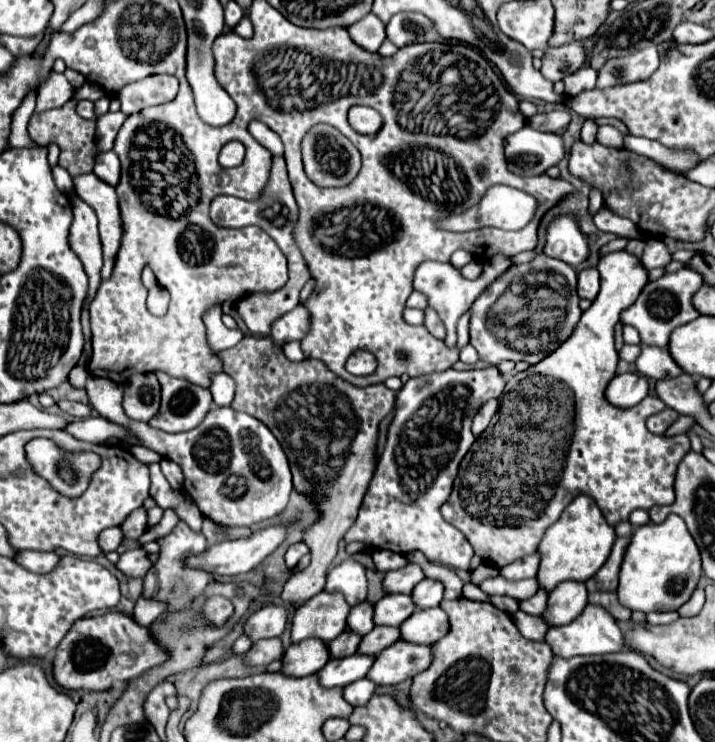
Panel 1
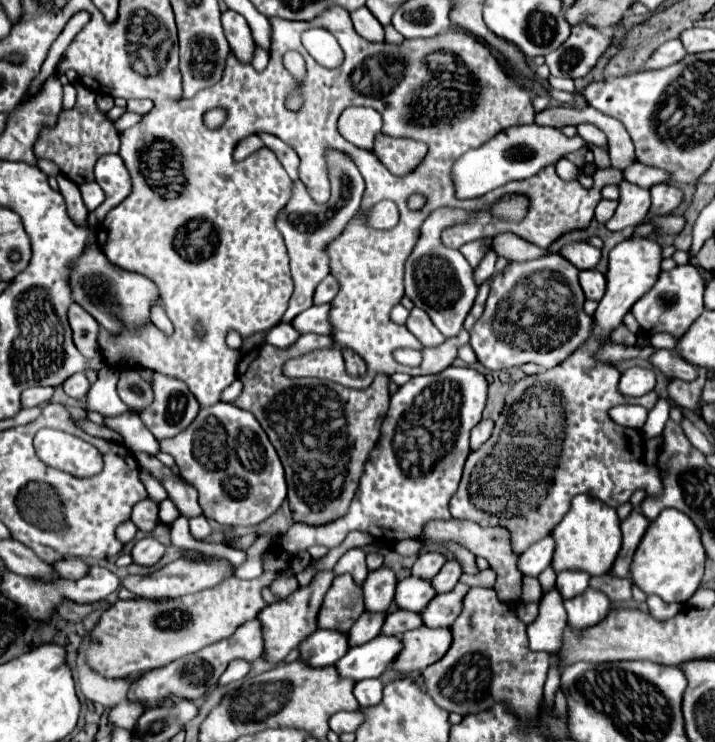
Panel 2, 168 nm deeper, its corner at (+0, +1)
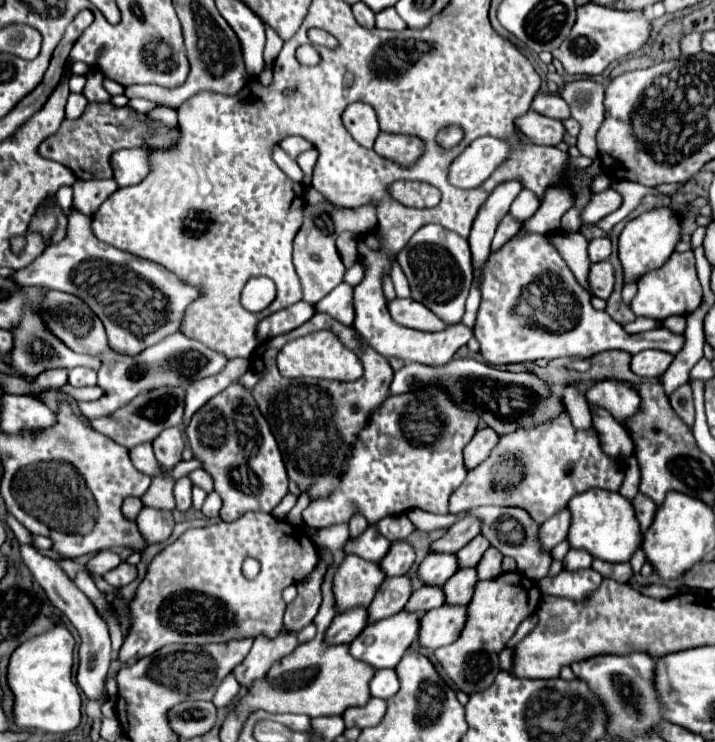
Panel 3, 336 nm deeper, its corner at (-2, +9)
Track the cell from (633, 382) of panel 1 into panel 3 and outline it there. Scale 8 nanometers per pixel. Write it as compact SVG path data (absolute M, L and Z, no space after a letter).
M644 350L632 358L632 372L642 378L658 378L672 364L674 356L662 350Z

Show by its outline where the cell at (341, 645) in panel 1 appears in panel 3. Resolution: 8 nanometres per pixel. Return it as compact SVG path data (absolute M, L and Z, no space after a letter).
M408 576L386 578L380 590L376 592L372 604L368 606L370 612L368 622L372 624L400 612L406 606L410 594L412 594L412 580Z

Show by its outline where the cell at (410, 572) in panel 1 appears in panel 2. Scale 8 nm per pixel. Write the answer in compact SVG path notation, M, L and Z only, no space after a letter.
M422 552L414 562L412 576L422 576L422 580L432 580L432 576L440 572L444 562L446 562L446 556L442 552Z

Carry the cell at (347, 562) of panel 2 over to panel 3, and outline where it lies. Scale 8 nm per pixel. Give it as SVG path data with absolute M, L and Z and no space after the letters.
M352 516L352 520L348 522L348 526L350 526L350 536L358 536L358 534L362 534L364 530L366 530L366 526L368 526L368 520L364 520L364 516Z

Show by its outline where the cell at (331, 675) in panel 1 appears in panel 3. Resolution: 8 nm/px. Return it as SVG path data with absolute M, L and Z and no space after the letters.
M402 610L396 616L390 616L388 620L378 620L376 624L368 624L364 632L350 644L350 654L358 660L368 662L372 668L396 668L404 652L410 648L410 644L418 638L420 630L420 616L416 612Z

